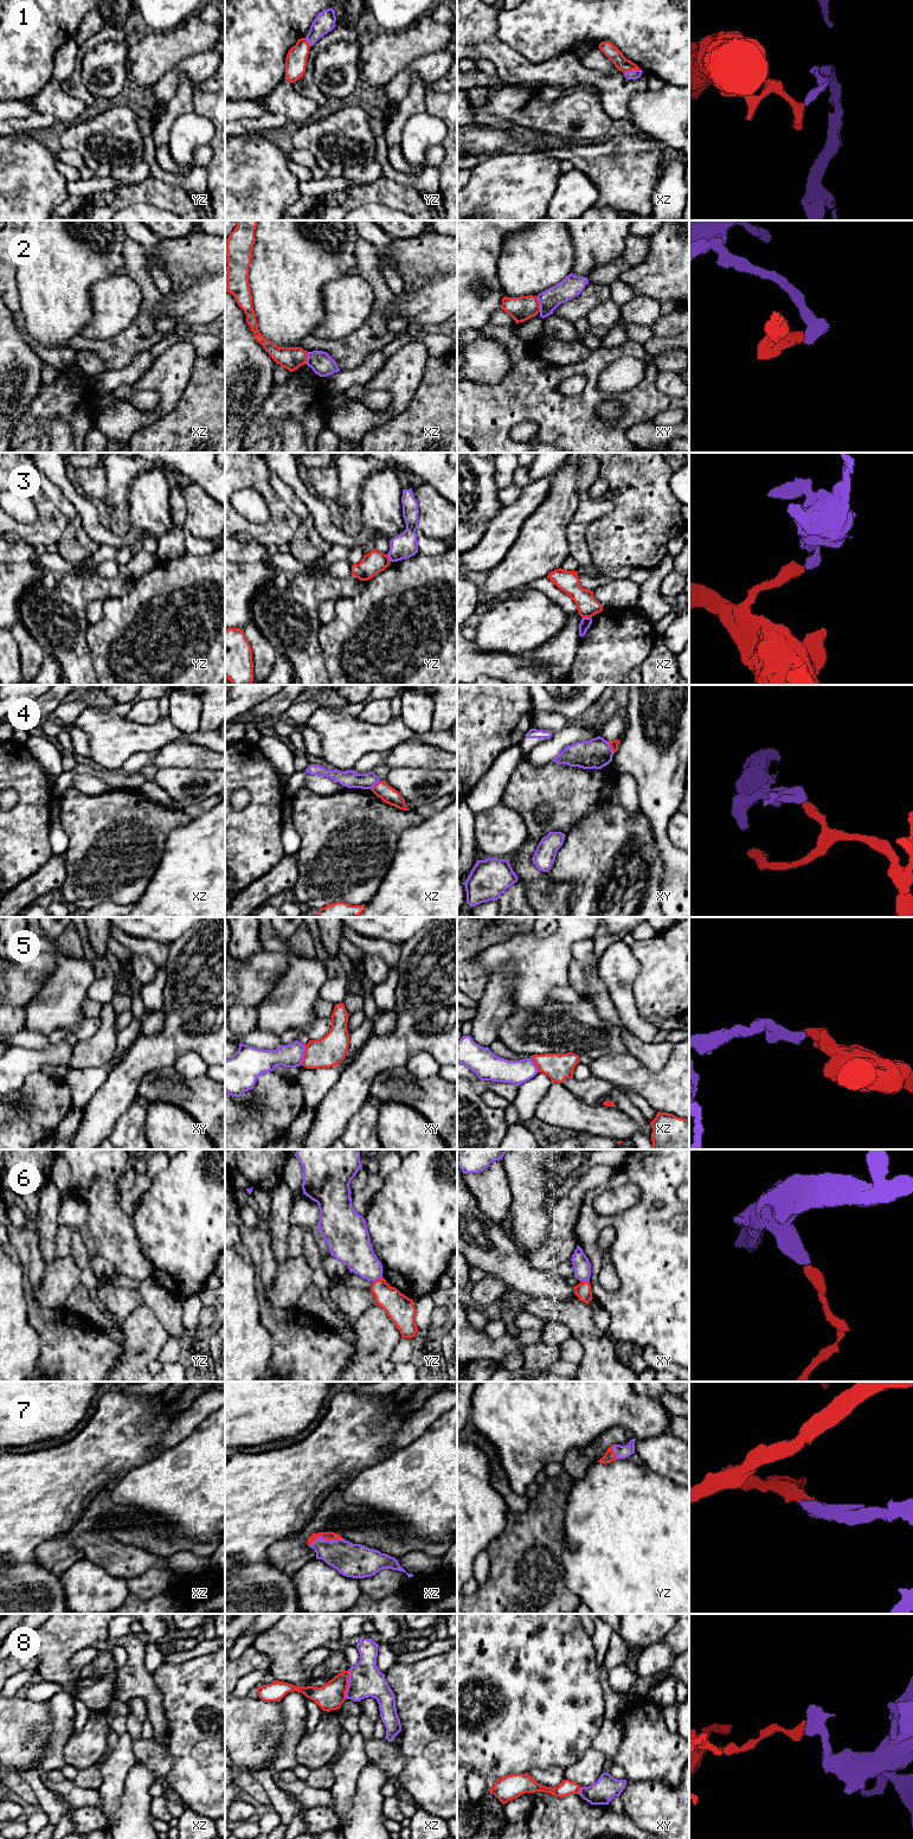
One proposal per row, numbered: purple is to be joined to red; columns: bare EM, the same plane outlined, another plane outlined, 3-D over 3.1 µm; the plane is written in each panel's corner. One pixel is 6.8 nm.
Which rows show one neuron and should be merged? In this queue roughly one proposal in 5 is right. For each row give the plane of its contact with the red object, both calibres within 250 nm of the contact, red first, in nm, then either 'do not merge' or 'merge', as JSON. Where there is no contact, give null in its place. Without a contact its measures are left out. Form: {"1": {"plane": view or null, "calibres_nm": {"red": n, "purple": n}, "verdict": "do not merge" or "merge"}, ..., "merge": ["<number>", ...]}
{"1": {"plane": "xz", "calibres_nm": {"red": 90, "purple": 60}, "verdict": "do not merge"}, "2": {"plane": "xy", "calibres_nm": {"red": 160, "purple": 150}, "verdict": "do not merge"}, "3": {"plane": "xz", "calibres_nm": {"red": 140, "purple": 70}, "verdict": "do not merge"}, "4": {"plane": "xy", "calibres_nm": {"red": 60, "purple": 200}, "verdict": "do not merge"}, "5": {"plane": "xy", "calibres_nm": {"red": 200, "purple": 160}, "verdict": "do not merge"}, "6": {"plane": "yz", "calibres_nm": {"red": 180, "purple": 220}, "verdict": "do not merge"}, "7": {"plane": "xz", "calibres_nm": {"red": 60, "purple": 220}, "verdict": "merge"}, "8": {"plane": "xz", "calibres_nm": {"red": 180, "purple": 220}, "verdict": "do not merge"}, "merge": ["7"]}

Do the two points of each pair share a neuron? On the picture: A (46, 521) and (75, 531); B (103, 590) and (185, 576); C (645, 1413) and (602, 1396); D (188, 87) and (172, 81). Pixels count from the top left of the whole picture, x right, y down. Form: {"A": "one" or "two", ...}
{"A": "two", "B": "two", "C": "one", "D": "two"}

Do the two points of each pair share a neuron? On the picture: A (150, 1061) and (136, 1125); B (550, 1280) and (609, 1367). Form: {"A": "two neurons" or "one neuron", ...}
{"A": "two neurons", "B": "two neurons"}

